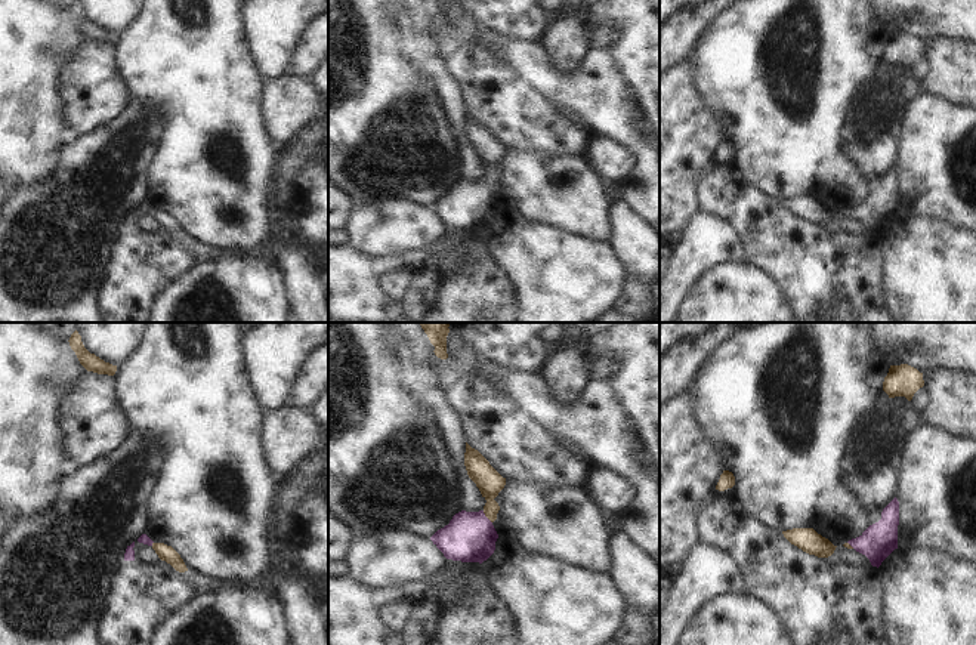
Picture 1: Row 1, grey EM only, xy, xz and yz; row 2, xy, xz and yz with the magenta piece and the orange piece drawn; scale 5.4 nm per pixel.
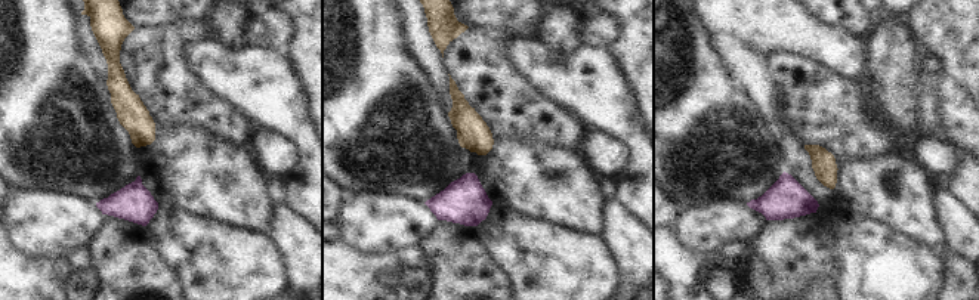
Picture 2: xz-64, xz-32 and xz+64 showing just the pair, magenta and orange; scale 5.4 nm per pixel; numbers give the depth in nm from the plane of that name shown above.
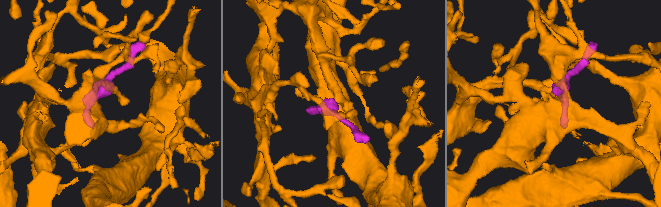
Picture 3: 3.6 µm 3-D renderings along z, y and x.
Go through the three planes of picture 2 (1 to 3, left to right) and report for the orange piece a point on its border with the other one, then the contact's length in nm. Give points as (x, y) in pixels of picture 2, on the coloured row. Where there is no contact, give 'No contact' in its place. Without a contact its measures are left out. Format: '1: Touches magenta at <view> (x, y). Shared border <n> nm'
1: No contact
2: No contact
3: No contact.

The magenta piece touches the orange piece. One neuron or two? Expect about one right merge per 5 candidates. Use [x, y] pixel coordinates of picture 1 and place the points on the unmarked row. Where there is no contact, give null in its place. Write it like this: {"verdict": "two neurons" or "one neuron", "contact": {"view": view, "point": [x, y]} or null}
{"verdict": "one neuron", "contact": {"view": "xz", "point": [485, 185]}}

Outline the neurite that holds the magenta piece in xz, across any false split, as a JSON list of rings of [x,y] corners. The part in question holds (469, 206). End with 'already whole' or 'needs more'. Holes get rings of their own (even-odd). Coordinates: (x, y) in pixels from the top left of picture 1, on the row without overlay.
[[[467,111],[464,135],[487,172],[479,180],[455,182],[450,192],[438,198],[430,209],[447,228],[482,232],[495,219],[498,203],[492,191],[497,188],[500,175],[494,167],[504,157],[506,146]]]; needs more

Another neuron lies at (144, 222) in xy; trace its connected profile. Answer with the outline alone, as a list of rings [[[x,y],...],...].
[[[135,210],[135,229],[139,229],[142,232],[157,232],[160,229],[158,223],[152,217],[152,215]]]

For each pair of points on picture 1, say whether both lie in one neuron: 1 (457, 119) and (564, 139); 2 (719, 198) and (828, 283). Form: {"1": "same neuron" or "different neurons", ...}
{"1": "different neurons", "2": "same neuron"}

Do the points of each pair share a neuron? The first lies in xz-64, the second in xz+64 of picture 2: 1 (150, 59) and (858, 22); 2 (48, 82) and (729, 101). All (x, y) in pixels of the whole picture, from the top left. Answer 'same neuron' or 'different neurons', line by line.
1: different neurons
2: same neuron

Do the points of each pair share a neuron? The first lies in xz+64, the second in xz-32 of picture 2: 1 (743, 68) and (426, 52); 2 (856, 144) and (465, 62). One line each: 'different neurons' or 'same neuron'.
1: same neuron
2: same neuron

